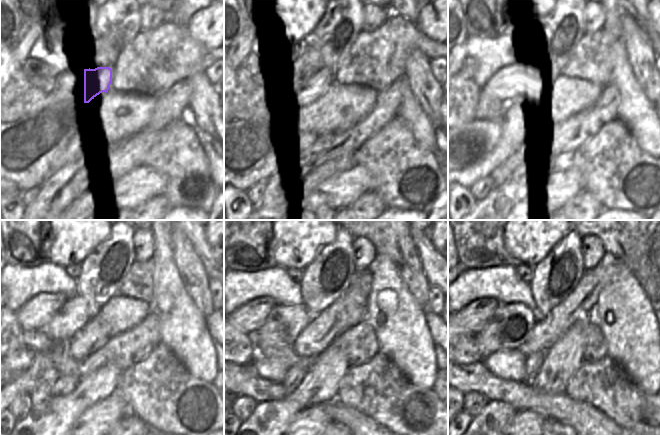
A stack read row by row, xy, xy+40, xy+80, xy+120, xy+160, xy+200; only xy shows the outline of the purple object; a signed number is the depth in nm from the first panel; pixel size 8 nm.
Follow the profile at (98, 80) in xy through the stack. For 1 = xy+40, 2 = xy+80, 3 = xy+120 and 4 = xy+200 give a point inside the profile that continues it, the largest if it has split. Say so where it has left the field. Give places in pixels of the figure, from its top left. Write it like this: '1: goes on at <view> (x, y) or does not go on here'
1: goes on at xy+40 (319, 81)
2: goes on at xy+80 (526, 88)
3: goes on at xy+120 (75, 312)
4: goes on at xy+200 (509, 326)

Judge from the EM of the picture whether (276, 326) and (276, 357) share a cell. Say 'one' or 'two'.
two

